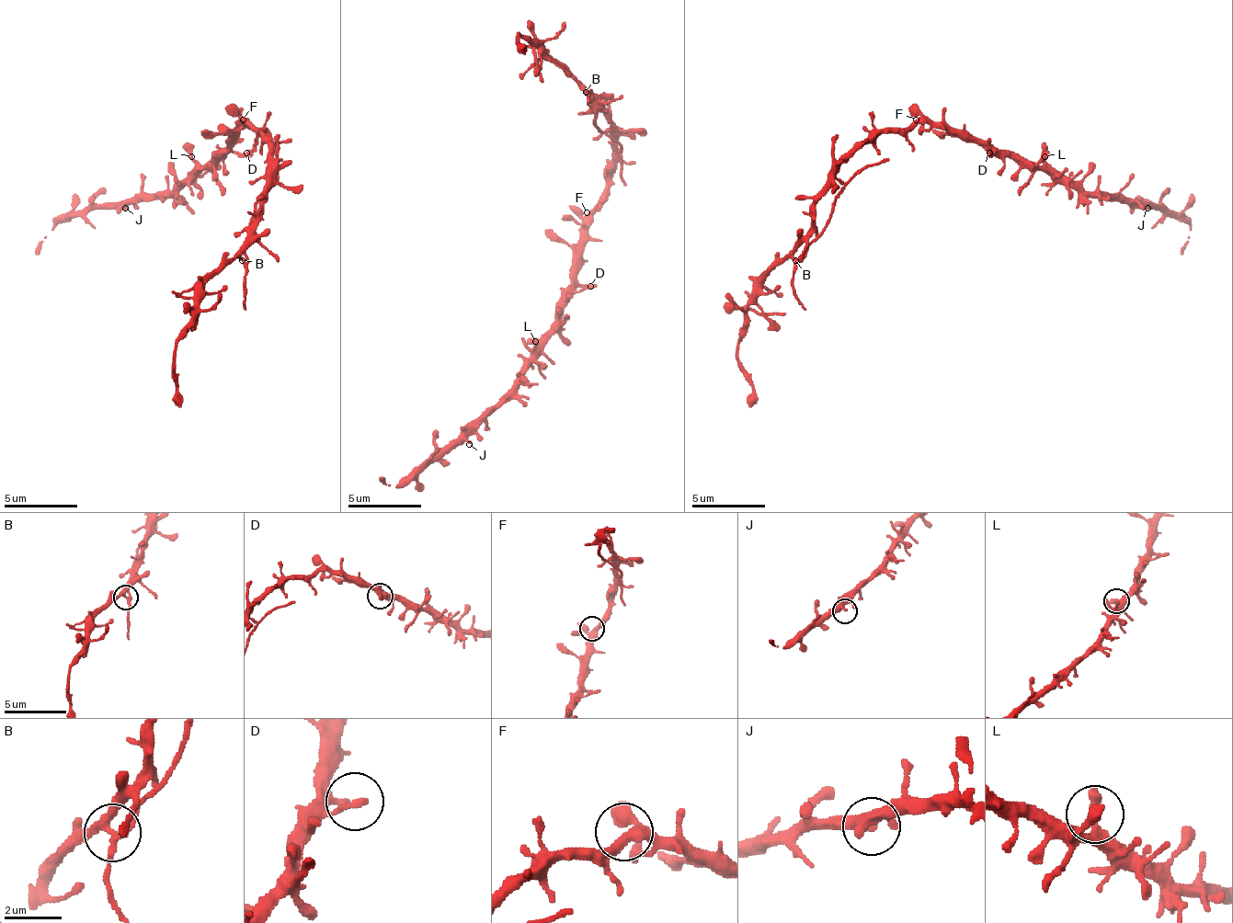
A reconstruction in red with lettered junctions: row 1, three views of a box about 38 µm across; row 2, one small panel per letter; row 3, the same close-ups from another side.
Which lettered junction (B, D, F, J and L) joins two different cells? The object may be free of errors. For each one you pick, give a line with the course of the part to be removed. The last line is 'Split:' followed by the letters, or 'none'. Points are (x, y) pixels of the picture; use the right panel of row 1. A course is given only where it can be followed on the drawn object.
B: (794, 259), (802, 259), (824, 230), (831, 204), (850, 182), (890, 160)
Split: B

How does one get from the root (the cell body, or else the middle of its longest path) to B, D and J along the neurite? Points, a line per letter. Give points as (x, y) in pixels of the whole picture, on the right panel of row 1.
B: (923, 123), (901, 131), (875, 131), (839, 167), (831, 189), (816, 204), (813, 233), (794, 259)
D: (923, 123), (949, 127), (953, 131), (967, 131), (993, 153), (989, 153)
J: (923, 123), (967, 131), (1004, 153), (1059, 171), (1085, 193), (1118, 193), (1129, 204), (1147, 208)

